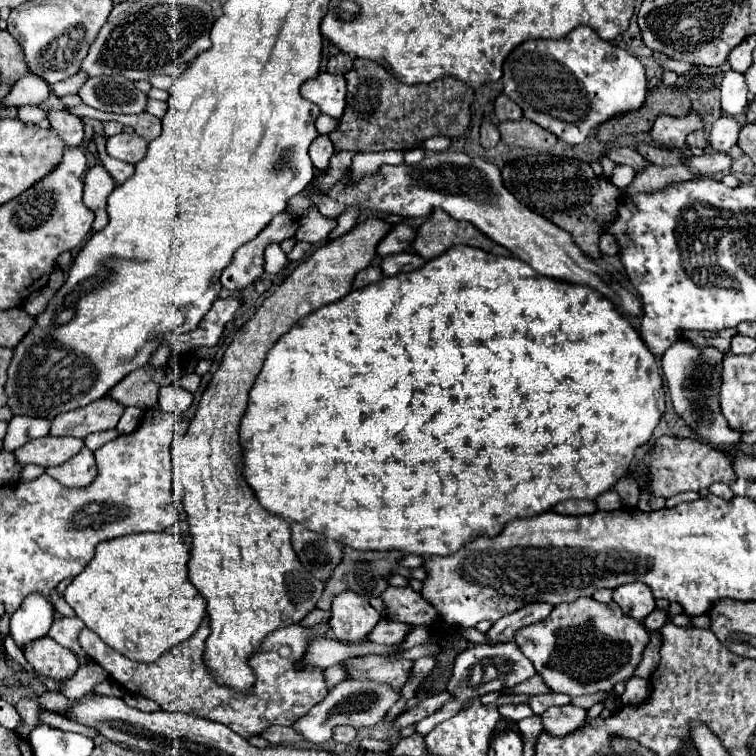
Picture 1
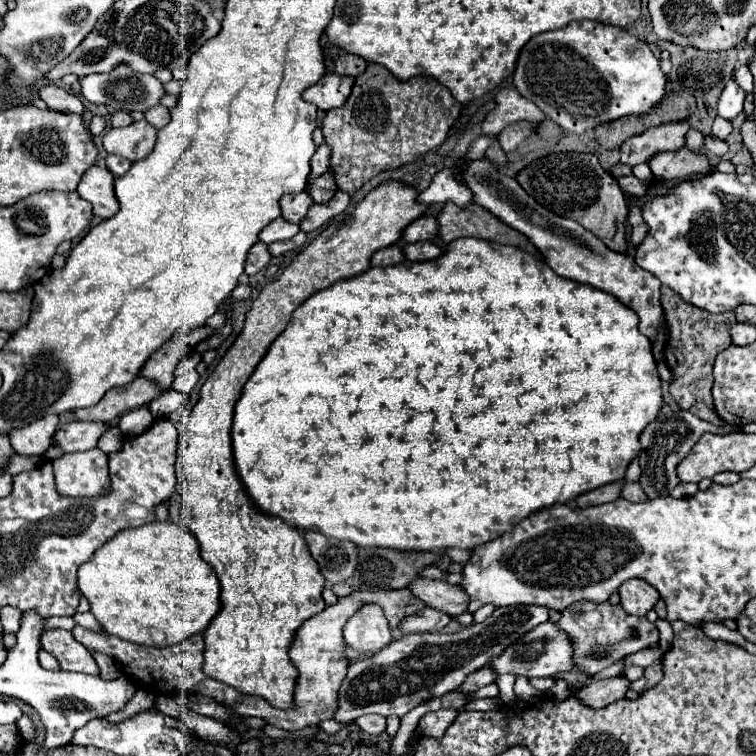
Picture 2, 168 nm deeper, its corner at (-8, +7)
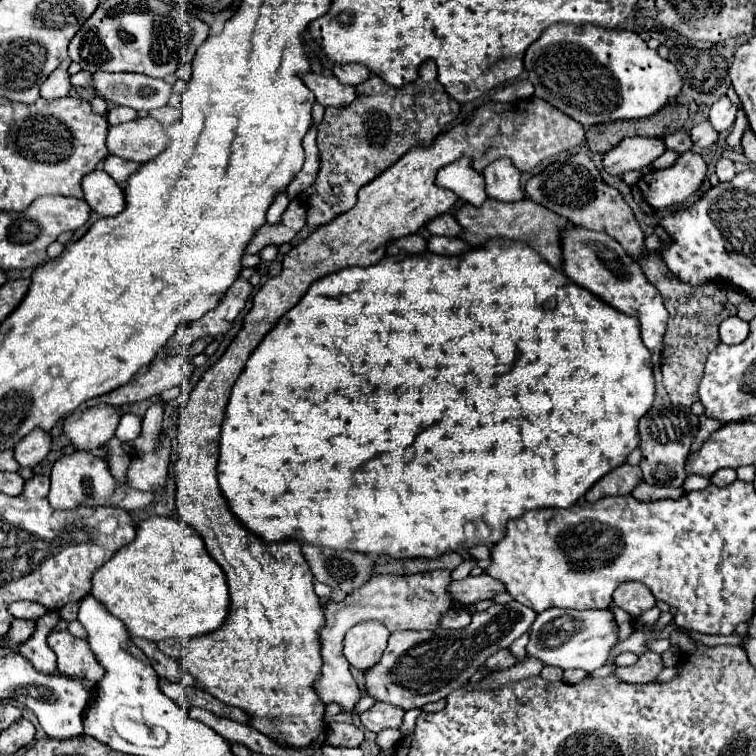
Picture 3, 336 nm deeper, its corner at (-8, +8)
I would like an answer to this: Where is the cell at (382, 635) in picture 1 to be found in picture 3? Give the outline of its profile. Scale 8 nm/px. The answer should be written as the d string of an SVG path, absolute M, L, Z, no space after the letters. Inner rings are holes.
M452 608L448 614L442 616L440 626L442 626L442 628L454 628L454 630L460 630L460 628L464 628L466 624L470 624L470 618L472 618L472 614L470 614L468 610L458 608L458 612L456 612L456 610Z

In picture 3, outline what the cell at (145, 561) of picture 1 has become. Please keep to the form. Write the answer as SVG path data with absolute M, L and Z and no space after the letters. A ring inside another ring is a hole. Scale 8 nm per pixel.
M150 516L138 524L136 538L128 546L120 548L102 568L94 572L92 594L110 610L110 614L126 624L130 636L152 642L210 634L226 622L230 606L226 576L206 552L202 536L190 528L188 522L182 522L182 518L166 516Z

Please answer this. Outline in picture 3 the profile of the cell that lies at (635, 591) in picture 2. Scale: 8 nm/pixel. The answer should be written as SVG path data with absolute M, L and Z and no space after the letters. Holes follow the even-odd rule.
M626 582L616 588L614 604L618 608L622 608L624 612L628 612L632 618L636 618L642 612L646 612L648 608L652 608L656 604L656 598L640 582Z

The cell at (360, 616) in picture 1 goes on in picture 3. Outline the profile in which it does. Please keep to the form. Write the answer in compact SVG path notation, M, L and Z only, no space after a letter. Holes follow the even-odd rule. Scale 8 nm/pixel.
M362 622L348 630L344 640L344 656L350 662L350 666L358 668L360 672L370 670L376 666L382 658L382 652L386 650L390 632L380 622Z

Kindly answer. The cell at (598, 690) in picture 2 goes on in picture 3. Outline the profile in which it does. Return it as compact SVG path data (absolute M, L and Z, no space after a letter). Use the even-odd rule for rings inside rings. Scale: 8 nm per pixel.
M646 652L638 658L638 662L634 666L616 668L616 676L630 684L642 684L642 682L656 680L656 676L662 672L662 668L664 668L664 664L662 664L660 654Z

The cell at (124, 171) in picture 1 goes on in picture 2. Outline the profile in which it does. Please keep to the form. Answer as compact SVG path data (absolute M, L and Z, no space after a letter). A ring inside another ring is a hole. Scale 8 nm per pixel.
M108 155L106 157L106 167L114 173L114 177L120 177L124 175L128 169L130 169L130 161L128 159L122 159L120 155Z

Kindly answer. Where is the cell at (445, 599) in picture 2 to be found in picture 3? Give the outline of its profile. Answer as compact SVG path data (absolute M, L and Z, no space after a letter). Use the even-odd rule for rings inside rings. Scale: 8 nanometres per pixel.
M480 574L480 576L468 576L462 582L452 582L450 592L454 602L460 602L462 606L476 604L480 600L494 598L500 592L506 592L506 586L502 586L496 578L490 578L490 574Z

